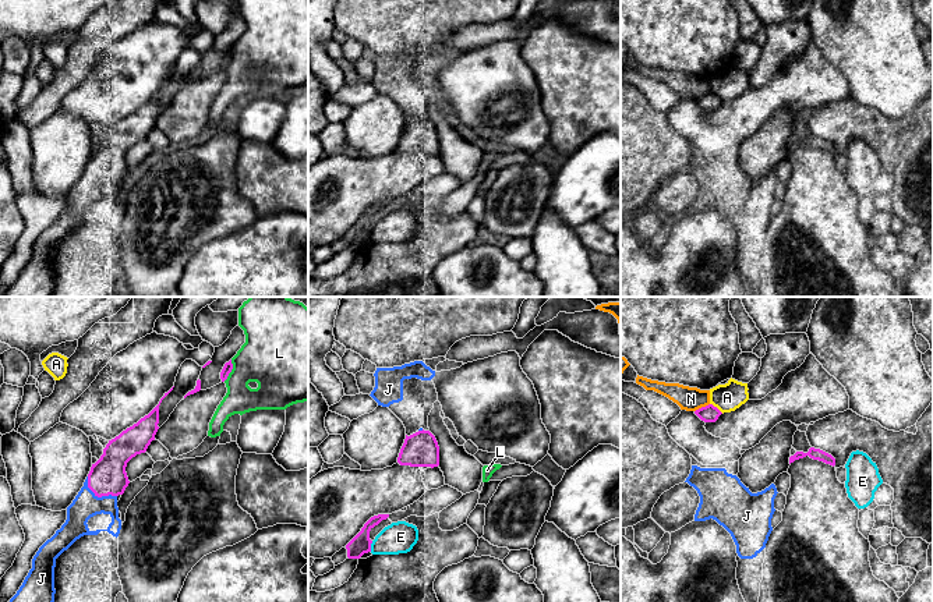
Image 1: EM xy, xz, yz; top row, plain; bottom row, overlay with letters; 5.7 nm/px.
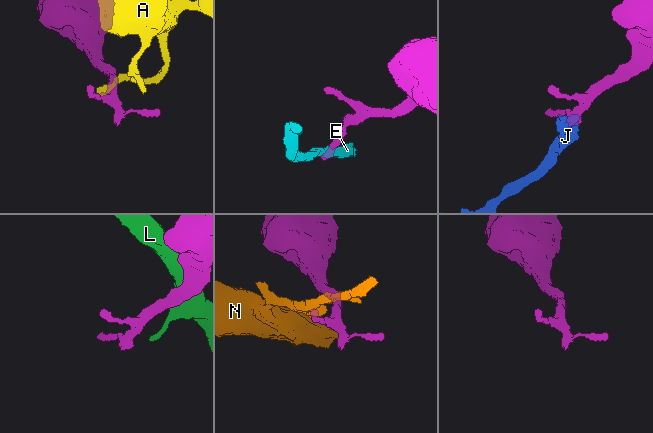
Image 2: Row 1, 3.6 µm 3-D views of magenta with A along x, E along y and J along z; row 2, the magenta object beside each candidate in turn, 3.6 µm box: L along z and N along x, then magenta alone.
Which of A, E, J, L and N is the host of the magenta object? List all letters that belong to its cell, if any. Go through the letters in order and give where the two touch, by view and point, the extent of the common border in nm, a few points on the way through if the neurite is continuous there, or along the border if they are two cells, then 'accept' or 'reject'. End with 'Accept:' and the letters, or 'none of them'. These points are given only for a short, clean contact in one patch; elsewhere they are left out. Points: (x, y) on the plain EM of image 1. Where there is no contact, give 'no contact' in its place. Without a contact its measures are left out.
A: yz (716, 95) | 100 nm | reject
E: xz (370, 234) | 70 nm | along xz (373, 229), (370, 238) | reject
J: xy (98, 184) | 200 nm | accept
L: xy (230, 59) | 140 nm | reject
N: yz (702, 95) | 100 nm | reject
Accept: J

